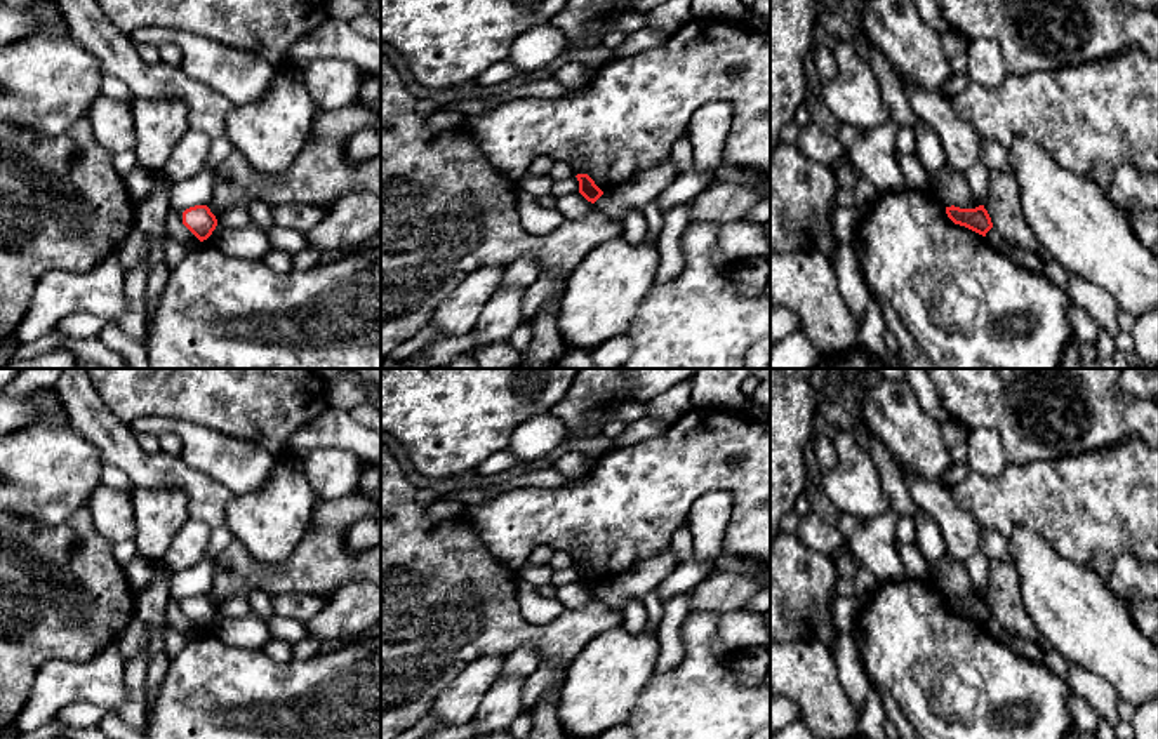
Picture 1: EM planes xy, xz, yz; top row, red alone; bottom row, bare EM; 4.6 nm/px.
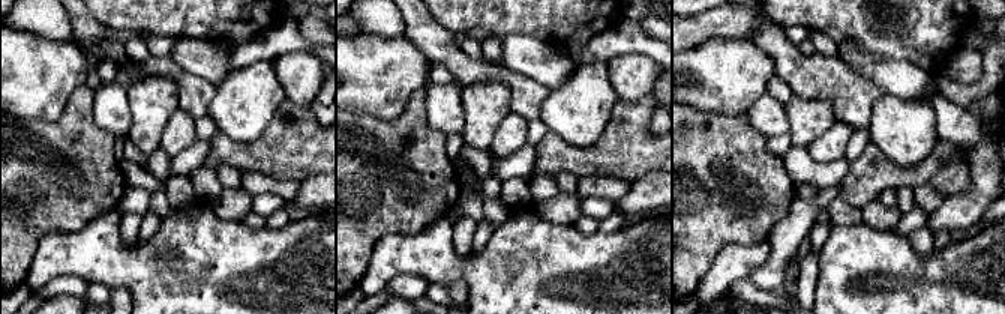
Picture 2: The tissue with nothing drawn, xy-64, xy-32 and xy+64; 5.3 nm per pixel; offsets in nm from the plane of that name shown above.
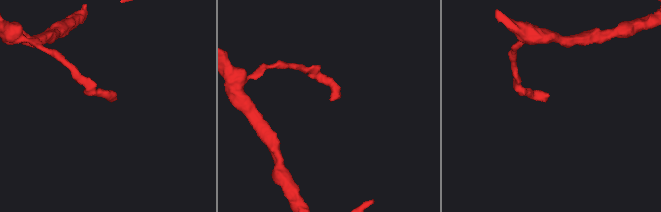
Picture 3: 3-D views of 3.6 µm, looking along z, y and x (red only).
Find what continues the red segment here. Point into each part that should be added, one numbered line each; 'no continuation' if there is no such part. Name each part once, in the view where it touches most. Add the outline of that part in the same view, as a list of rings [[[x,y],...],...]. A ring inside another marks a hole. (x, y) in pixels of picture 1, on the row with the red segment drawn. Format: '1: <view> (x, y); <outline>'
no continuation

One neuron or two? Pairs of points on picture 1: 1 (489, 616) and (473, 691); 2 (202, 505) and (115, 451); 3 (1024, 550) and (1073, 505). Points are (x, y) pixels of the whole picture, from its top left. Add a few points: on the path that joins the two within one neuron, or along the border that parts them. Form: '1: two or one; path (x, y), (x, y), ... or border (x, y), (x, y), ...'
1: two; border (505, 656), (480, 656), (449, 684)
2: one; path (185, 482), (174, 472), (148, 472), (138, 465)
3: two; border (1007, 536), (1018, 525), (1024, 525), (1071, 560)

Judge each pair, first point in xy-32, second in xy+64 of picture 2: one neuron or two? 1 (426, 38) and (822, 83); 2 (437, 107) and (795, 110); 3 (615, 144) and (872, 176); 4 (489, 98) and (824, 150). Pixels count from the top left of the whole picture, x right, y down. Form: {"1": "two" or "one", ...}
{"1": "one", "2": "two", "3": "one", "4": "two"}

